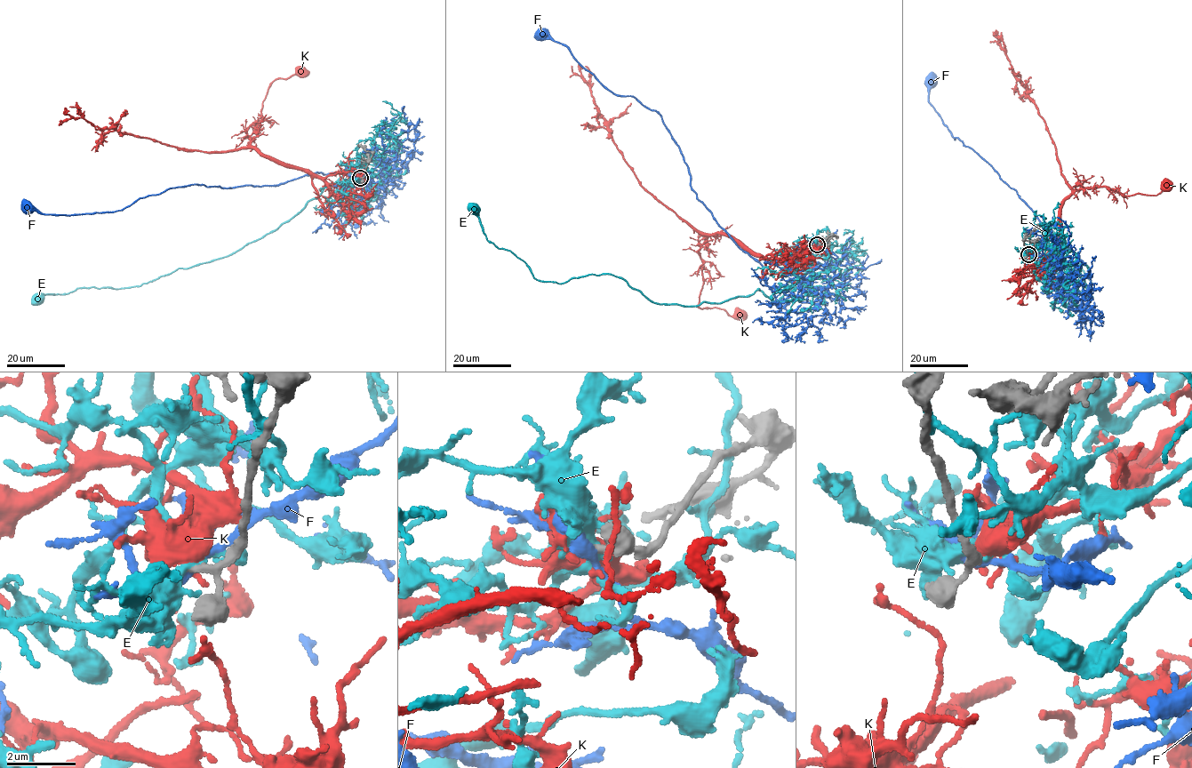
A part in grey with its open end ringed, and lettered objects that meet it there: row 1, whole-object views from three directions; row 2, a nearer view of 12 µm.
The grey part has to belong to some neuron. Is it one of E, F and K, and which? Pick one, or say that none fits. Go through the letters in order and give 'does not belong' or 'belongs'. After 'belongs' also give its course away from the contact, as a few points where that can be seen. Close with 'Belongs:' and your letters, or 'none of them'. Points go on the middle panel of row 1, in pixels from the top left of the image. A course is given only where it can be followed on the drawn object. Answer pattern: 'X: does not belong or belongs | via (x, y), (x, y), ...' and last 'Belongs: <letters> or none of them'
E: does not belong
F: does not belong
K: does not belong
Belongs: none of them

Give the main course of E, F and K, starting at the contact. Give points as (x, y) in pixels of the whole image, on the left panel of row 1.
E: (361, 178), (354, 165), (364, 153), (228, 256), (140, 286), (37, 300)
F: (361, 178), (387, 164), (360, 180), (320, 172), (274, 186), (171, 188), (104, 212), (28, 206)
K: (361, 177), (360, 172), (351, 168), (316, 176), (253, 148), (246, 132), (261, 117), (268, 86), (301, 71)

